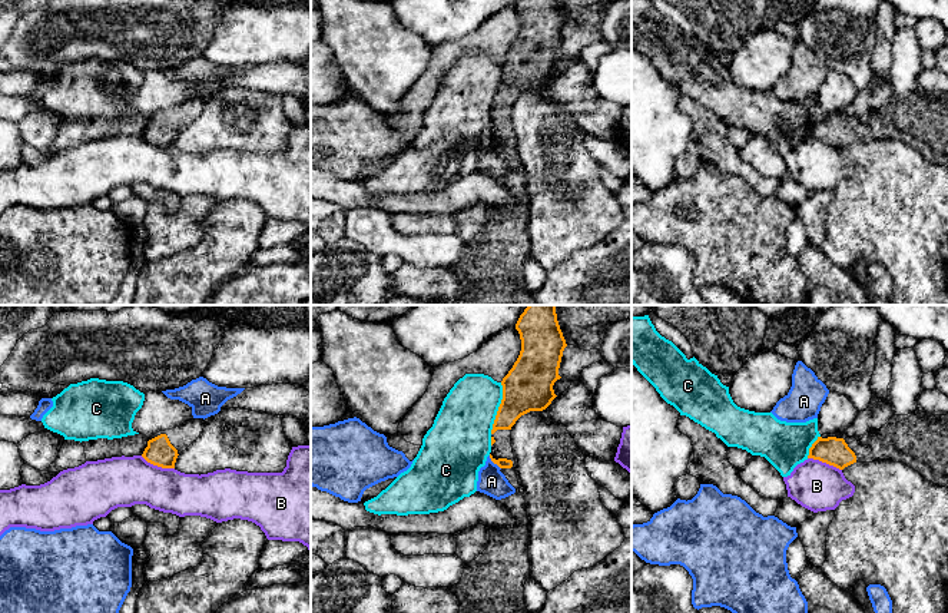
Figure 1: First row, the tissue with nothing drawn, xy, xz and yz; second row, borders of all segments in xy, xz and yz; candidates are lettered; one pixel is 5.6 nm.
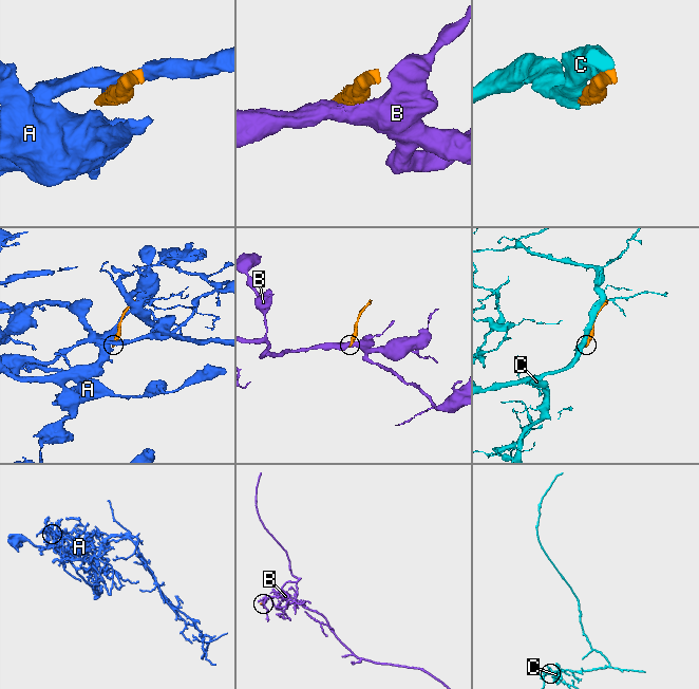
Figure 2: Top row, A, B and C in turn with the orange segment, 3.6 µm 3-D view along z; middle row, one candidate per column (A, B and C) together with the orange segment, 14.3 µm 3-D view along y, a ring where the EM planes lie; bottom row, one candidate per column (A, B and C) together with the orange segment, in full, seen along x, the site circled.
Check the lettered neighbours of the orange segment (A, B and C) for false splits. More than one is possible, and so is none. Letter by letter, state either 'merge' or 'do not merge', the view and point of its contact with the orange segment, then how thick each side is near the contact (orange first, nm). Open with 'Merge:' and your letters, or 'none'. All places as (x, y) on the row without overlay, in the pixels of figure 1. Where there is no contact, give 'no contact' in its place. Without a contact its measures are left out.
Merge: none
A: do not merge; meets orange in xz at (494, 142); 60 nm thick on the orange side, 160 nm on the other
B: do not merge; meets orange in yz at (825, 141); 160 nm thick on the orange side, 280 nm on the other
C: do not merge; meets orange in xz at (499, 88); 280 nm thick on the orange side, 340 nm on the other

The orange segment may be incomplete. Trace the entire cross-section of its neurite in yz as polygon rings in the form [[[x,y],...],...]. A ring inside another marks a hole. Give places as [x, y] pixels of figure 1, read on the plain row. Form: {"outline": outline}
{"outline": [[[915,89],[908,95],[894,93],[879,109],[861,116],[848,116],[845,110],[823,113],[809,127],[808,137],[839,149],[856,140],[904,142],[925,159],[948,166],[948,93]]]}

